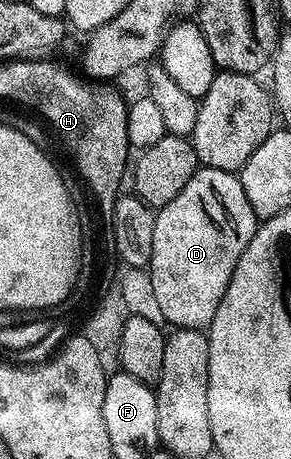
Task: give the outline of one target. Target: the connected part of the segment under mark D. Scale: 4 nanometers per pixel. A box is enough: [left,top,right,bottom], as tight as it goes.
[149,167,259,330]

